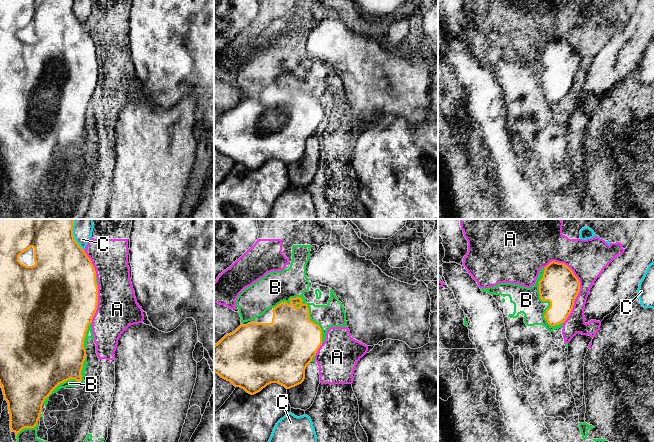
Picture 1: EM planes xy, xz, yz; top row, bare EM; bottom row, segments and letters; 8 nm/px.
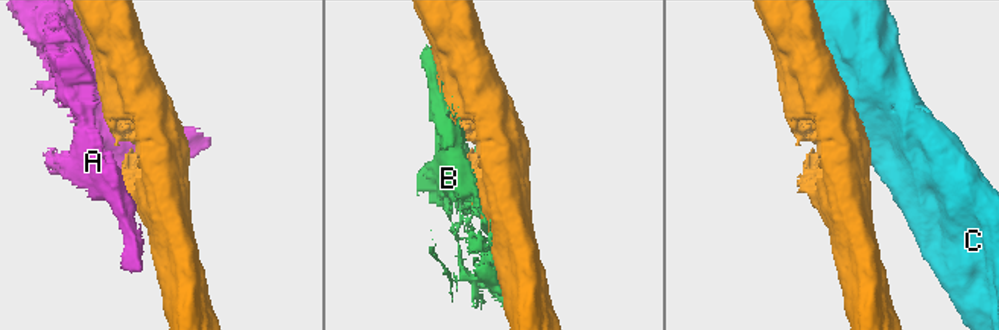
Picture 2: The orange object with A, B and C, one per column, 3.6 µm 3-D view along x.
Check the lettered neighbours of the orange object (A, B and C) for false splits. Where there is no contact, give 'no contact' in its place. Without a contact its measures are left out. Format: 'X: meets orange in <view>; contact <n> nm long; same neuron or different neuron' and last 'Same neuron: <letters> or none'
A: meets orange in yz; contact 500 nm long; different neuron
B: meets orange in xz; contact 480 nm long; different neuron
C: meets orange in xy; contact 220 nm long; different neuron
Same neuron: none

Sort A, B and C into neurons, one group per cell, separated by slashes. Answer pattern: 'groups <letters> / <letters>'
groups A B / C

